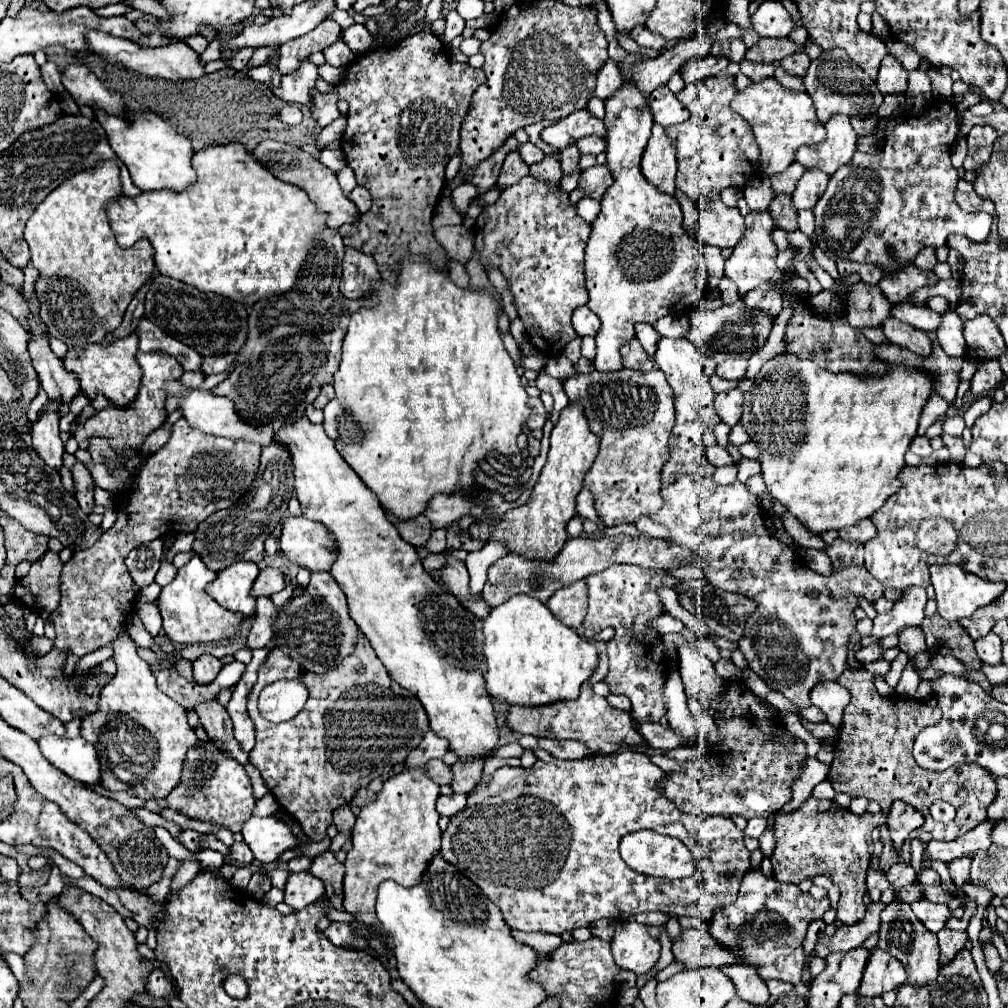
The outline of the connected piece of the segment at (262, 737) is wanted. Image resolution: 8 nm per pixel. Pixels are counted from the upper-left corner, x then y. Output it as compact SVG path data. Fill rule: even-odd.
M361 636L357 642L357 648L353 656L347 656L339 668L327 674L311 674L303 672L297 662L289 660L281 648L273 648L267 656L267 660L259 668L257 684L251 690L249 696L249 716L257 730L257 744L249 752L249 762L261 772L267 788L277 798L283 810L287 810L303 828L303 832L313 840L319 842L327 836L327 828L331 826L331 814L333 808L347 806L359 788L367 788L367 784L375 776L383 776L391 770L391 762L397 764L401 758L405 760L407 754L417 748L423 734L429 730L427 712L409 690L401 688L391 676L387 674L385 666L373 652L369 640ZM277 680L301 680L309 690L309 700L305 708L297 714L297 718L291 718L283 724L273 724L261 718L257 710L257 698L261 690Z

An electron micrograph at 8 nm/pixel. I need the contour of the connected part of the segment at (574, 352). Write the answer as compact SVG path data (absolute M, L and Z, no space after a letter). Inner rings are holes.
M575 338L575 340L571 340L571 342L565 346L565 350L563 350L563 356L565 356L565 358L569 358L571 362L577 362L577 360L581 358L581 352L579 352L579 348L581 348L581 338Z

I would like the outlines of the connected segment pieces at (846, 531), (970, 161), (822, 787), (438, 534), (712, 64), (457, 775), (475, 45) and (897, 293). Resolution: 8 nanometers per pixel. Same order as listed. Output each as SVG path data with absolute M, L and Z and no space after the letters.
M863 520L861 524L855 524L851 528L843 528L839 532L839 536L843 540L855 540L855 542L863 542L863 544L869 542L869 540L873 540L875 534L877 534L877 528L873 526L871 520Z
M973 126L967 134L967 146L969 154L965 160L965 170L977 170L983 168L993 152L993 142L997 140L997 130L991 126Z
M823 780L813 788L811 796L813 796L813 798L817 798L817 800L833 800L835 792L833 792L833 788L831 788L829 780Z
M435 529L431 533L431 538L426 544L426 549L431 553L441 553L446 550L446 531L445 529Z
M705 56L705 58L697 58L697 60L691 60L687 62L683 68L681 68L681 76L683 80L689 84L689 82L697 82L697 80L703 80L707 76L715 76L719 74L721 70L725 70L729 64L729 60L725 58L713 58L713 56Z
M473 760L471 764L453 764L453 780L451 780L451 790L453 792L463 792L469 794L479 780L481 780L481 772L483 772L483 760Z
M475 37L464 38L462 43L460 44L459 49L466 56L471 57L480 52L481 41L476 39Z
M909 266L909 268L905 268L905 272L899 272L893 278L881 280L879 288L891 304L903 304L903 302L911 302L911 296L919 288L935 286L937 282L939 280L933 272L925 272L925 270L919 270L915 266Z

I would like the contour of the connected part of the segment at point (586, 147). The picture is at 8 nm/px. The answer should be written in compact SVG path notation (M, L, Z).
M589 136L585 140L577 142L577 148L581 154L601 154L605 152L605 138L597 138L597 136Z

